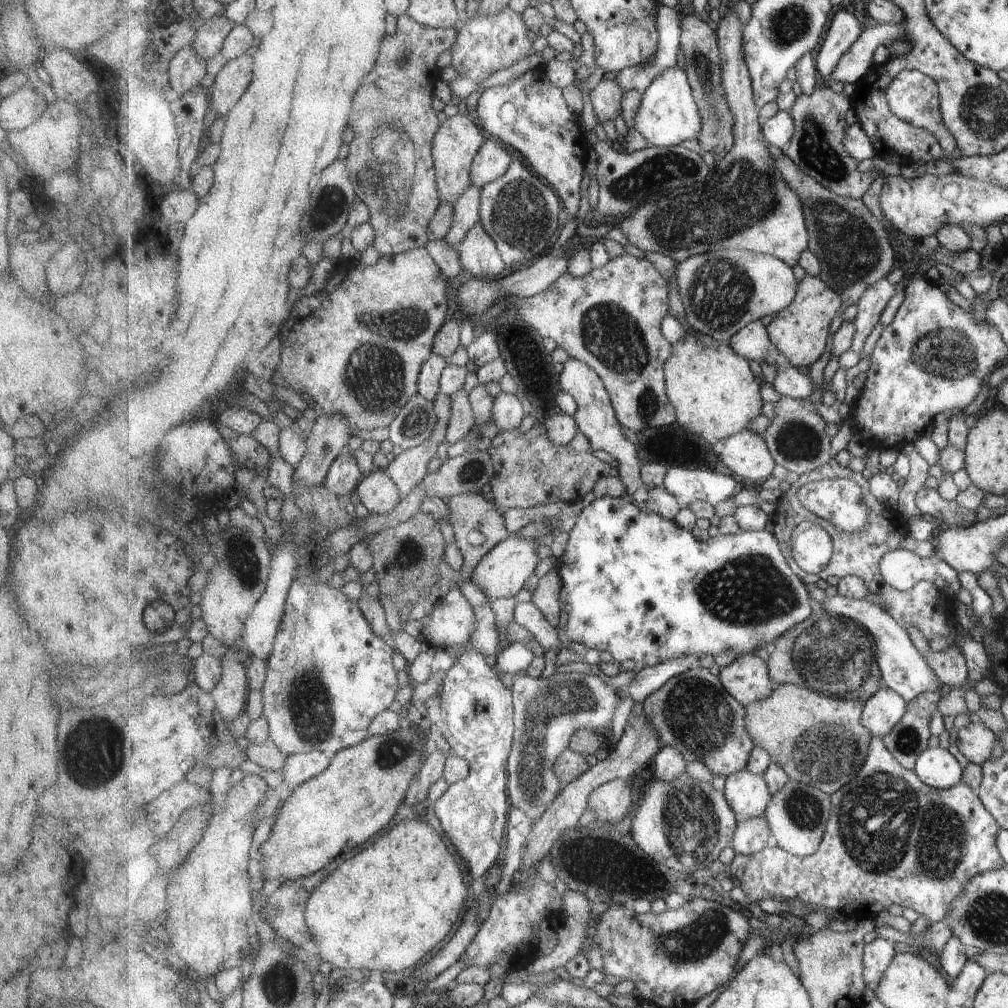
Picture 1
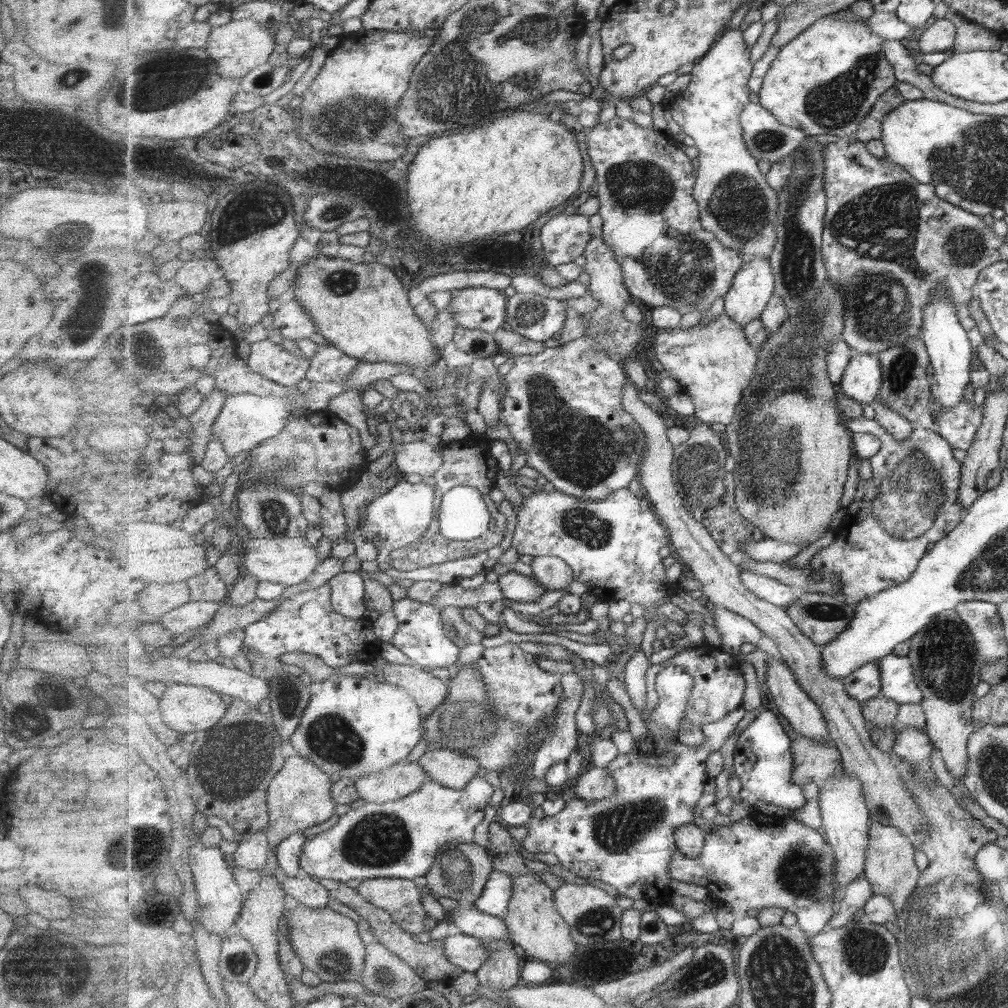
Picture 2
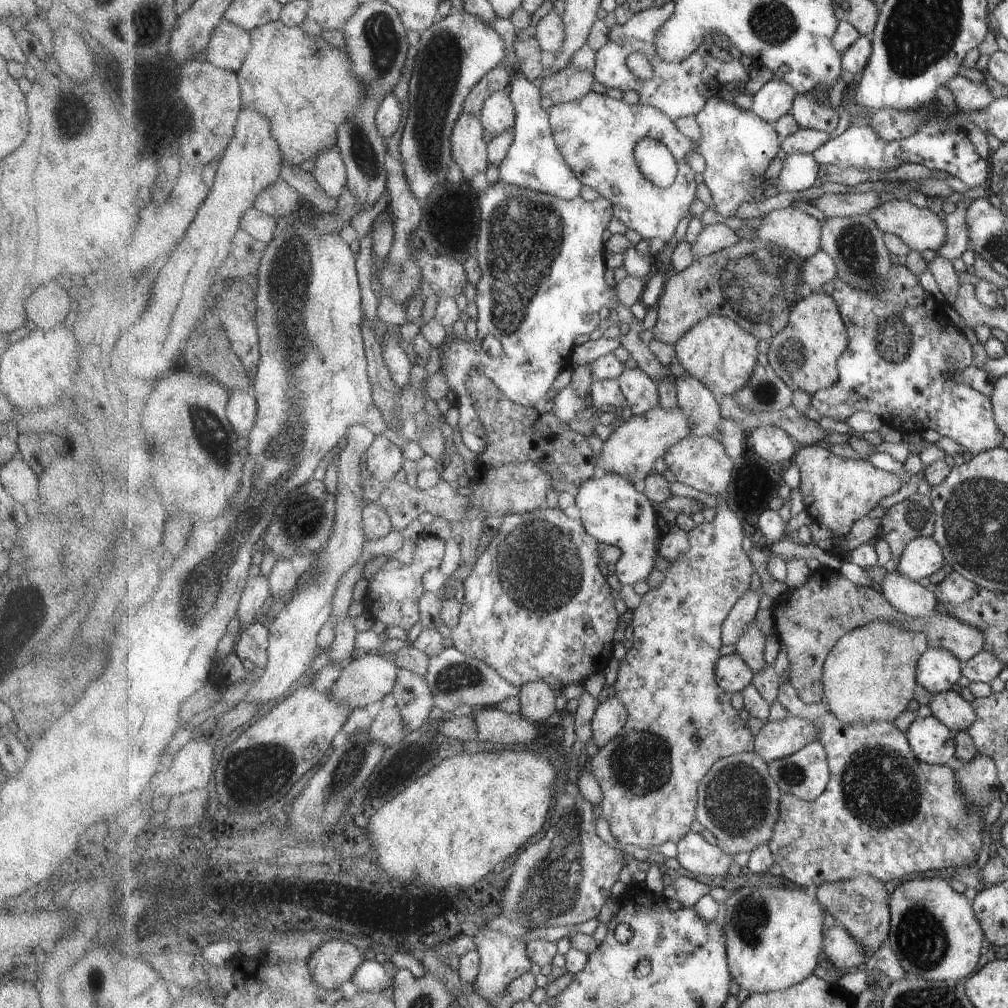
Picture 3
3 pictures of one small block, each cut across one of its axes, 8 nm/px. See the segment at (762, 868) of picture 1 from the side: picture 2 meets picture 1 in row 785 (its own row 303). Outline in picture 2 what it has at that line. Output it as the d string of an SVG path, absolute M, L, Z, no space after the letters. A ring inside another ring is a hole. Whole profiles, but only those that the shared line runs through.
M839 138L836 142L829 143L826 156L825 170L825 191L827 191L828 206L825 216L824 228L824 244L822 252L824 254L825 266L828 270L828 280L833 281L833 285L837 285L839 289L847 288L847 296L845 298L845 330L843 330L843 338L849 346L855 349L859 354L880 354L881 351L891 348L901 343L907 343L911 337L923 336L923 321L925 321L925 305L933 299L933 289L937 283L943 283L949 287L957 308L959 305L967 306L968 302L975 297L977 281L981 276L981 271L991 267L993 263L1001 261L999 247L1003 244L1005 238L995 234L992 226L985 224L982 217L950 203L947 199L941 198L936 193L935 187L930 184L919 182L909 171L901 166L894 164L892 160L887 158L878 158L867 149L865 143L861 141L851 142L846 138Z

